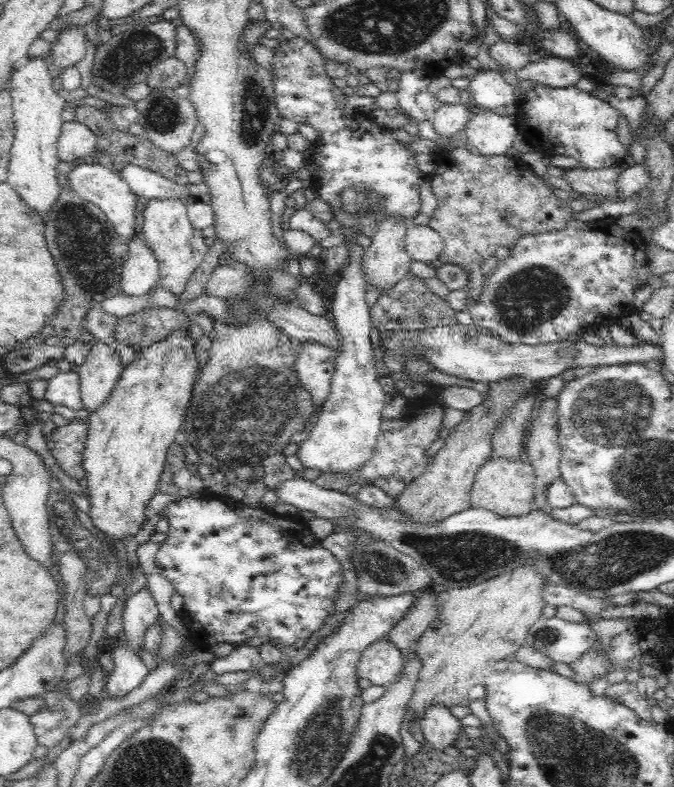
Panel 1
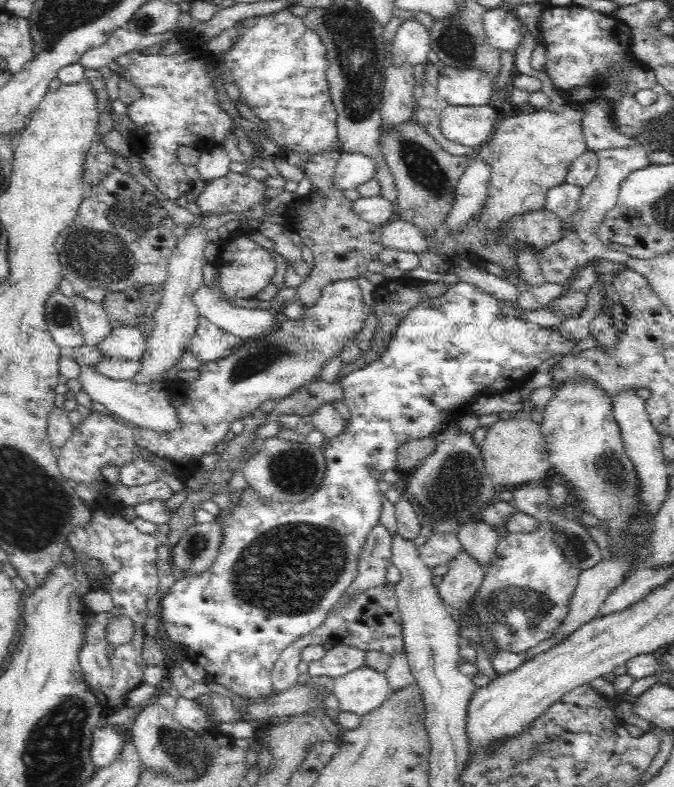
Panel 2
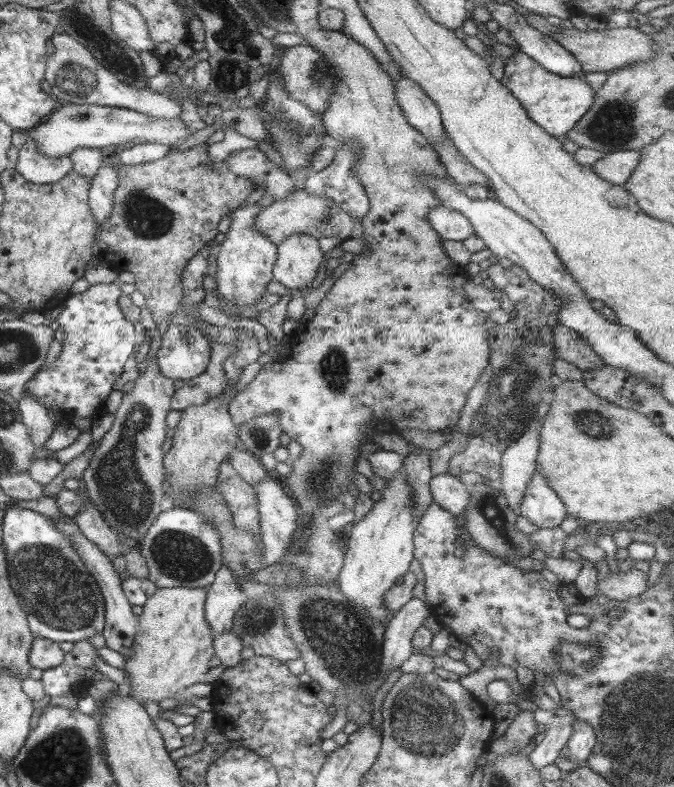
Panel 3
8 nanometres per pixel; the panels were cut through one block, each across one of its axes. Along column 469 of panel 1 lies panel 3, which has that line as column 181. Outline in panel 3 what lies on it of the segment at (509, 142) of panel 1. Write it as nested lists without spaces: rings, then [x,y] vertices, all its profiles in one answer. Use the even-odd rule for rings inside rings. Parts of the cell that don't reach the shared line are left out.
[[[60,103],[59,107],[55,111],[51,111],[43,122],[39,123],[39,126],[31,128],[25,132],[26,138],[33,140],[39,144],[39,152],[43,156],[68,156],[71,150],[75,148],[95,148],[102,149],[103,147],[118,147],[125,144],[125,142],[131,142],[131,144],[143,144],[143,143],[159,143],[165,144],[167,147],[177,146],[181,144],[191,132],[187,130],[187,126],[179,118],[171,118],[171,120],[165,120],[165,118],[150,118],[145,114],[139,114],[129,110],[127,108],[113,108],[113,107],[101,107],[94,104],[75,104],[75,103]]]

